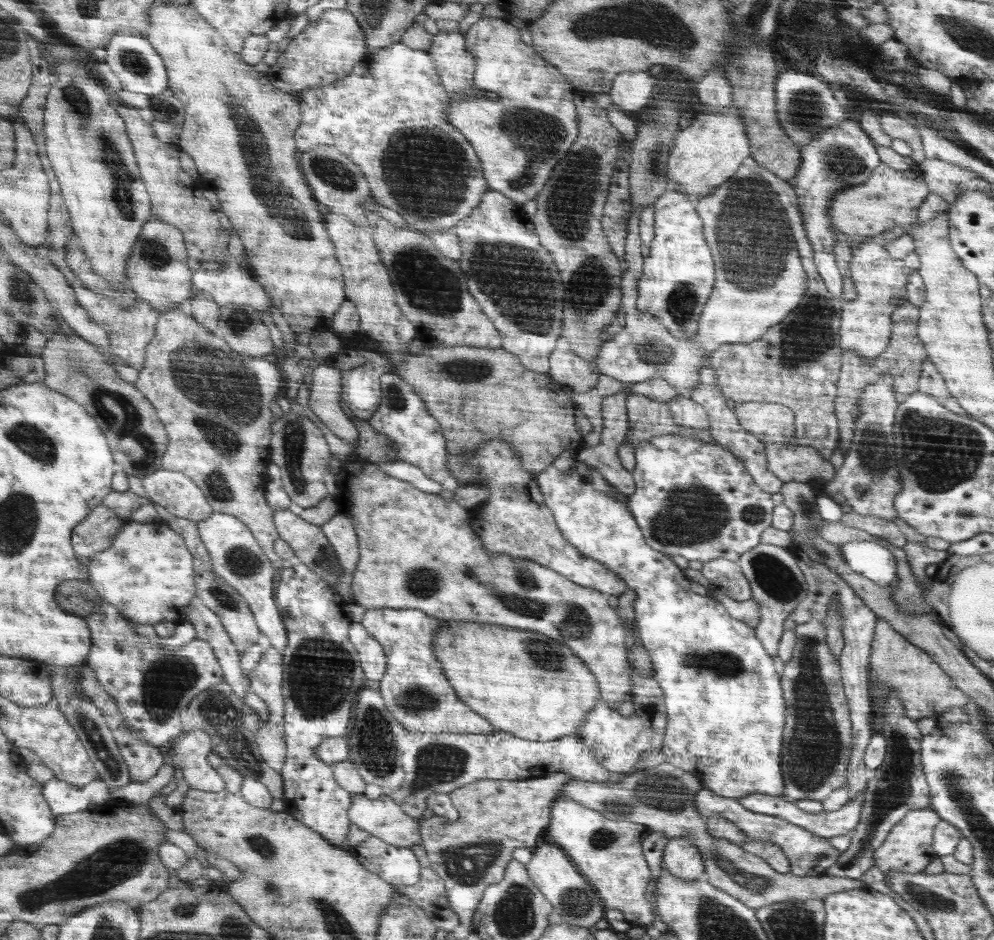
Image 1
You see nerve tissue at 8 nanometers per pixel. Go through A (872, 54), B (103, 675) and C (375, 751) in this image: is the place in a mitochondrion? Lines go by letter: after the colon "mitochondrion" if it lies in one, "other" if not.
A: other
B: other
C: mitochondrion

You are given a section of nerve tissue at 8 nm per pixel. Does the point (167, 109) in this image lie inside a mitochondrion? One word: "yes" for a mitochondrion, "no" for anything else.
yes

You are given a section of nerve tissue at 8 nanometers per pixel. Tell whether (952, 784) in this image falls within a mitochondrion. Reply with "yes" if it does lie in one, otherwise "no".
yes

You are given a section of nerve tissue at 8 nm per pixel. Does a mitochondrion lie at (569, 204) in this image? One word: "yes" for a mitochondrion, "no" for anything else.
yes

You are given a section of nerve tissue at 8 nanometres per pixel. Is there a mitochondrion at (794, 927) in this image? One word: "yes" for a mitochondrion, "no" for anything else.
yes

